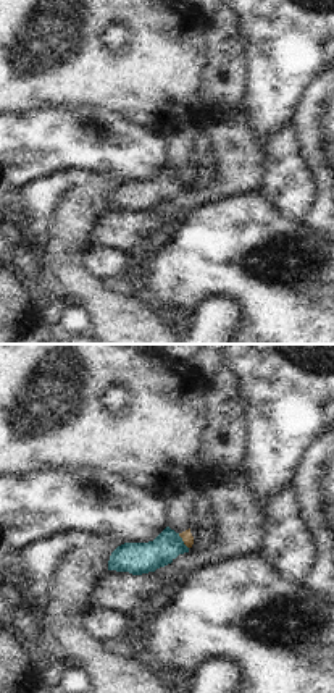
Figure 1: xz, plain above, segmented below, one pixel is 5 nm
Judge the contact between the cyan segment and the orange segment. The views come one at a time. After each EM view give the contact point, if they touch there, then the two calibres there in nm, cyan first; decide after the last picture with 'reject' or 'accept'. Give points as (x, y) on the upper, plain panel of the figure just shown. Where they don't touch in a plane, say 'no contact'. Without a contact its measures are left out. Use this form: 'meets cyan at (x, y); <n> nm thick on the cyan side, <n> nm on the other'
meets cyan at (183, 180); 160 nm thick on the cyan side, 60 nm on the other

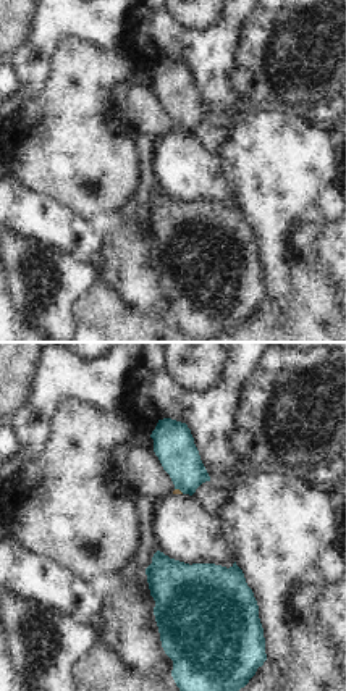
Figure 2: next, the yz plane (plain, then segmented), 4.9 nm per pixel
meets cyan at (180, 128); 200 nm thick on the cyan side, 30 nm on the other

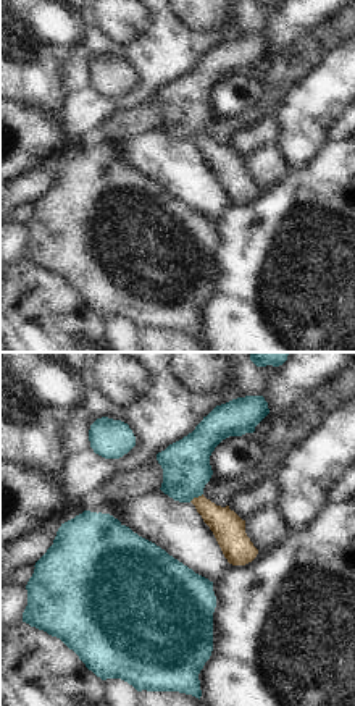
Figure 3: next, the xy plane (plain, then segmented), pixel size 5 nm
meets cyan at (196, 134); 240 nm thick on the cyan side, 160 nm on the other

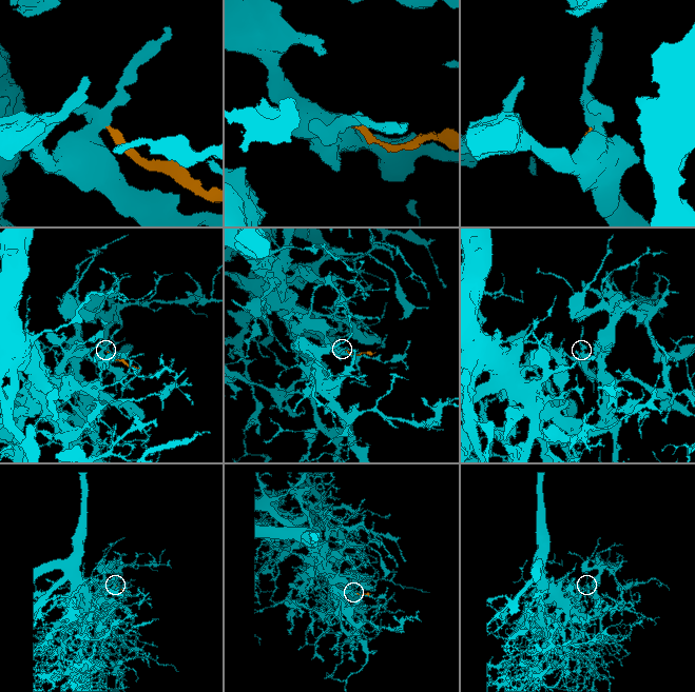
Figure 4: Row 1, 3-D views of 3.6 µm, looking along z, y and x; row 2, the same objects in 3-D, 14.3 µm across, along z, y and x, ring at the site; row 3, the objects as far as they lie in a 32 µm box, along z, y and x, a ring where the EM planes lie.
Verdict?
reject

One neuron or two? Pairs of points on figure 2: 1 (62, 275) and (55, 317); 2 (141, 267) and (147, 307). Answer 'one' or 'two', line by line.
1: one
2: one

